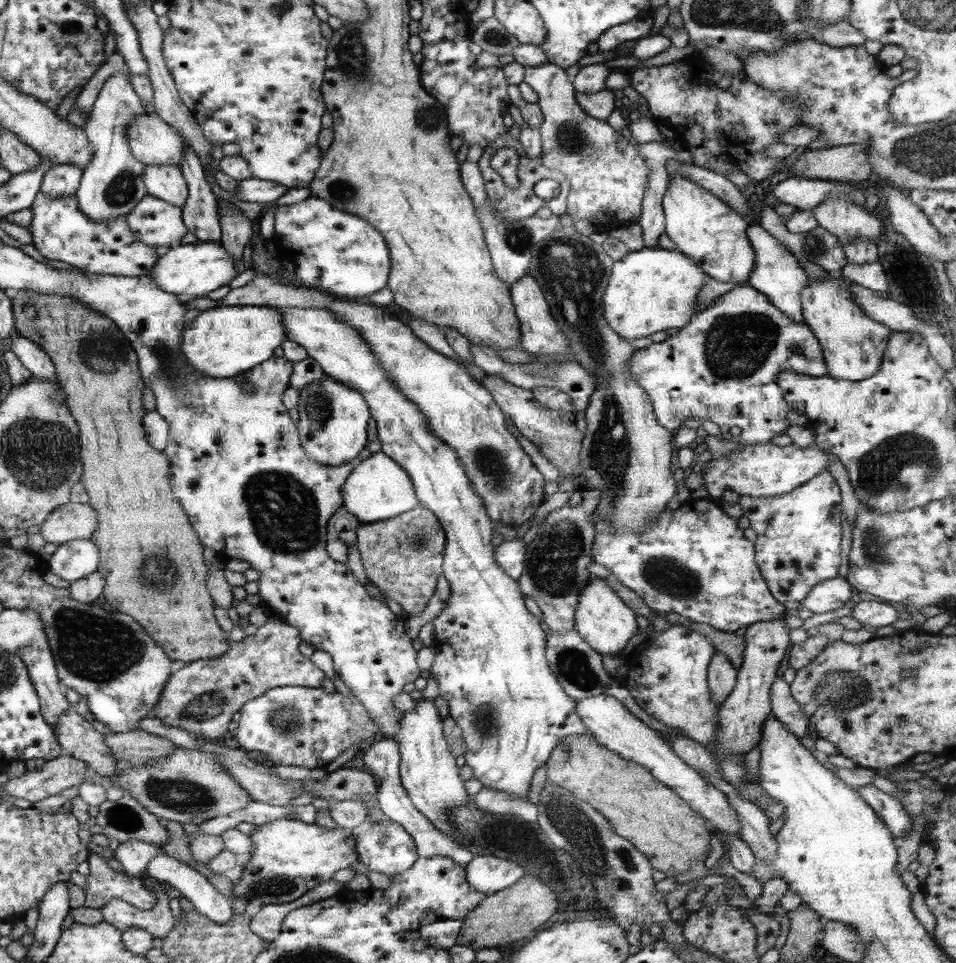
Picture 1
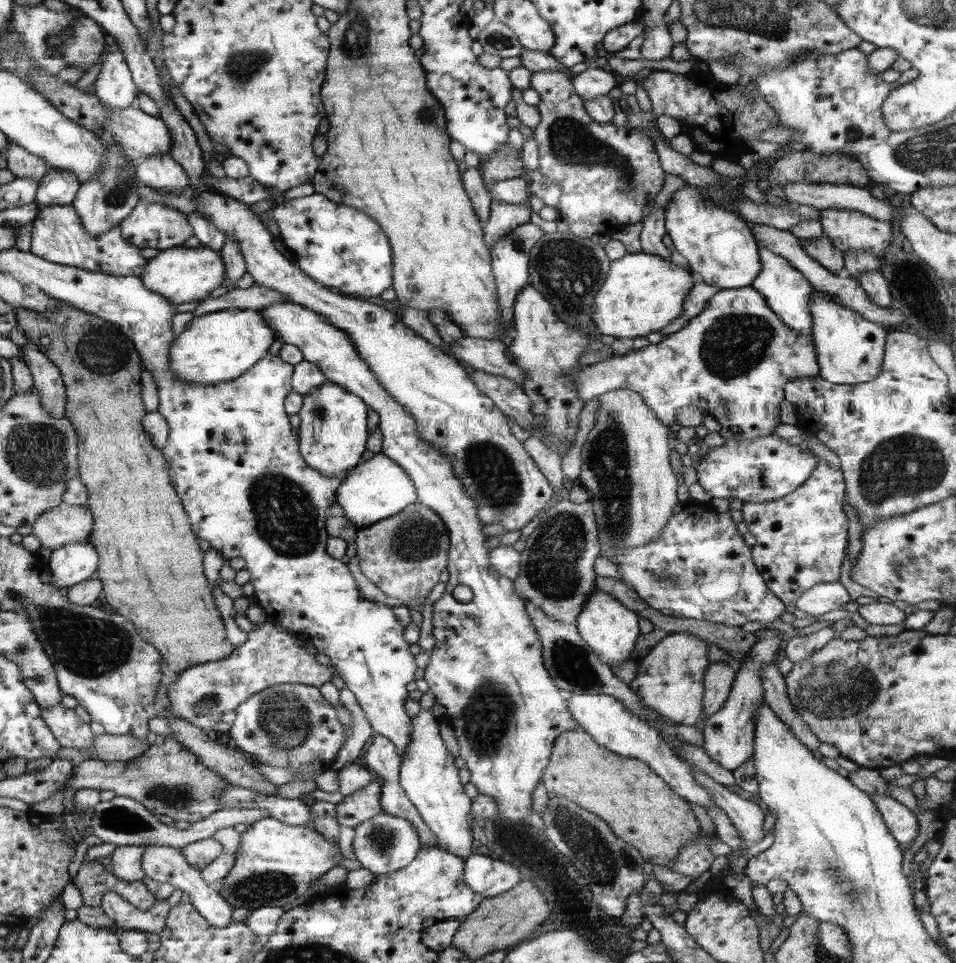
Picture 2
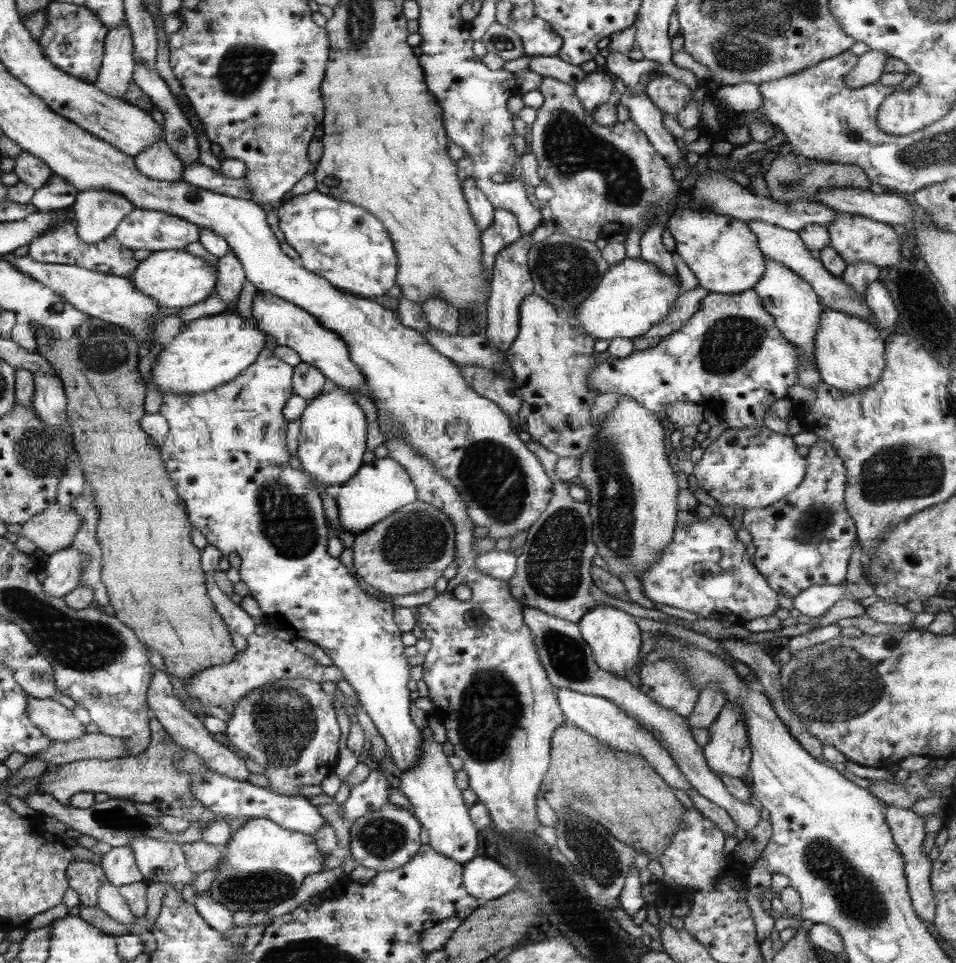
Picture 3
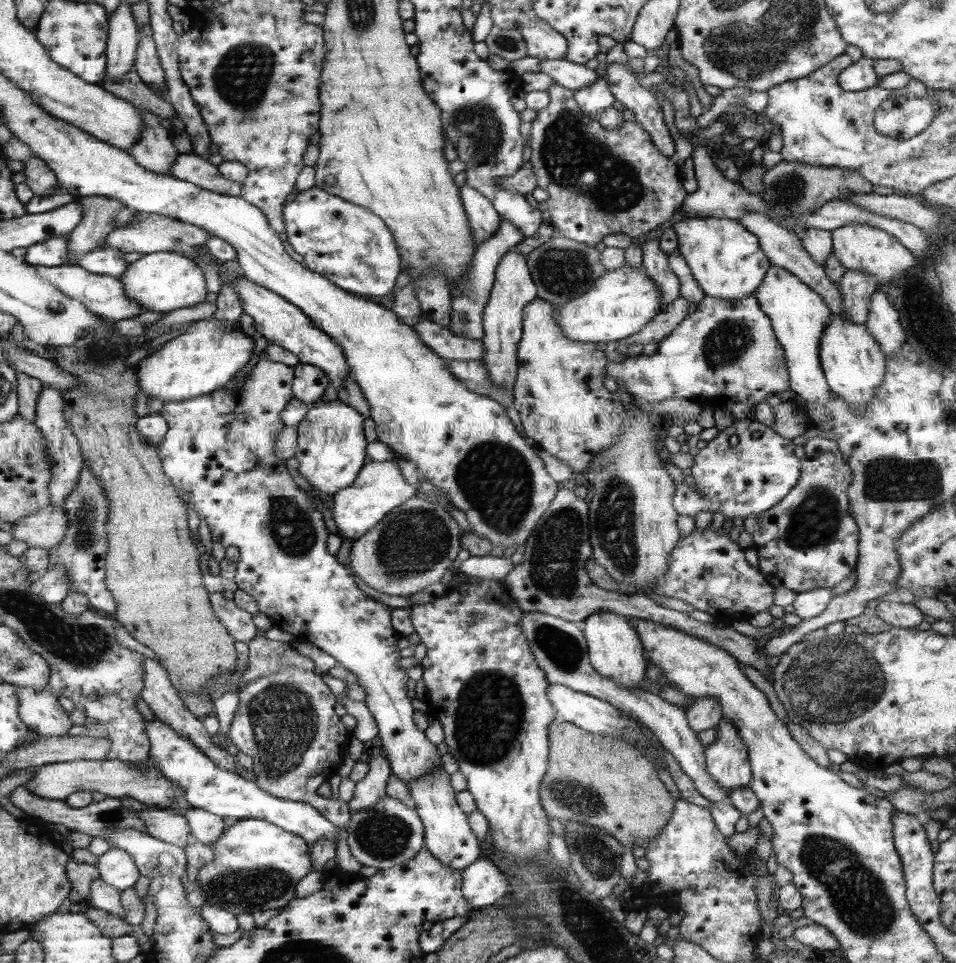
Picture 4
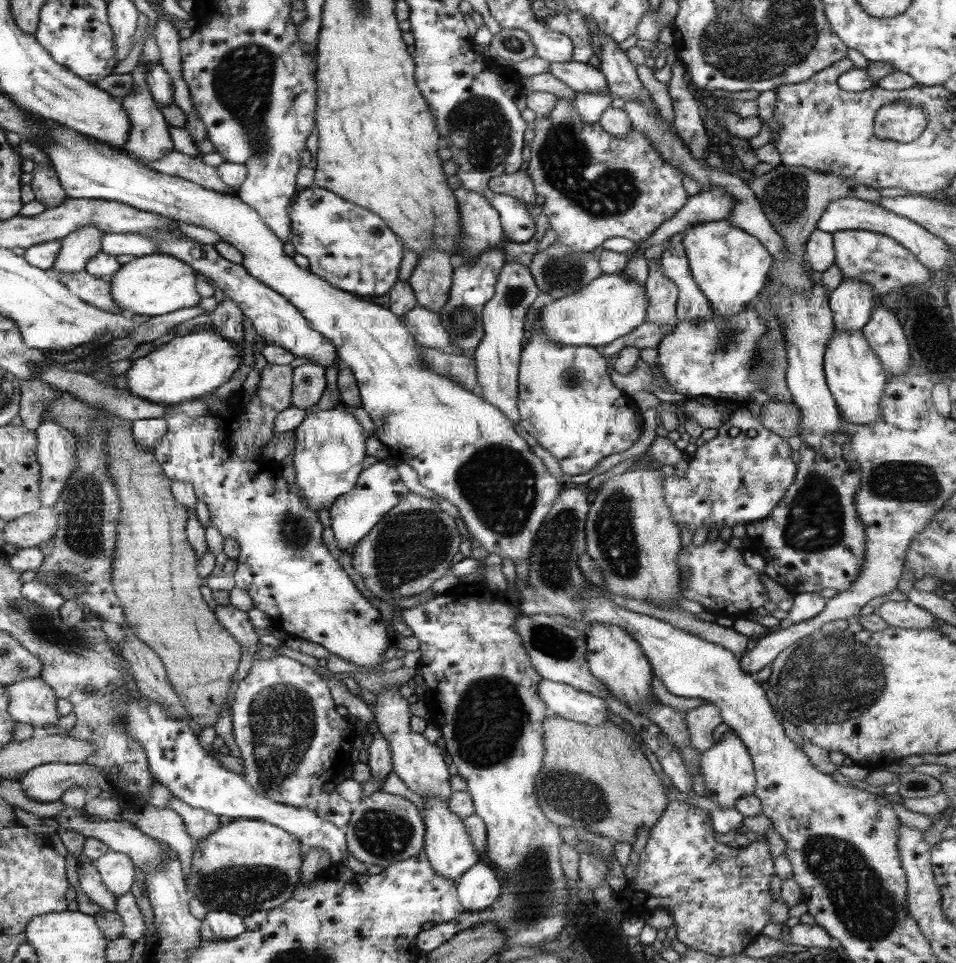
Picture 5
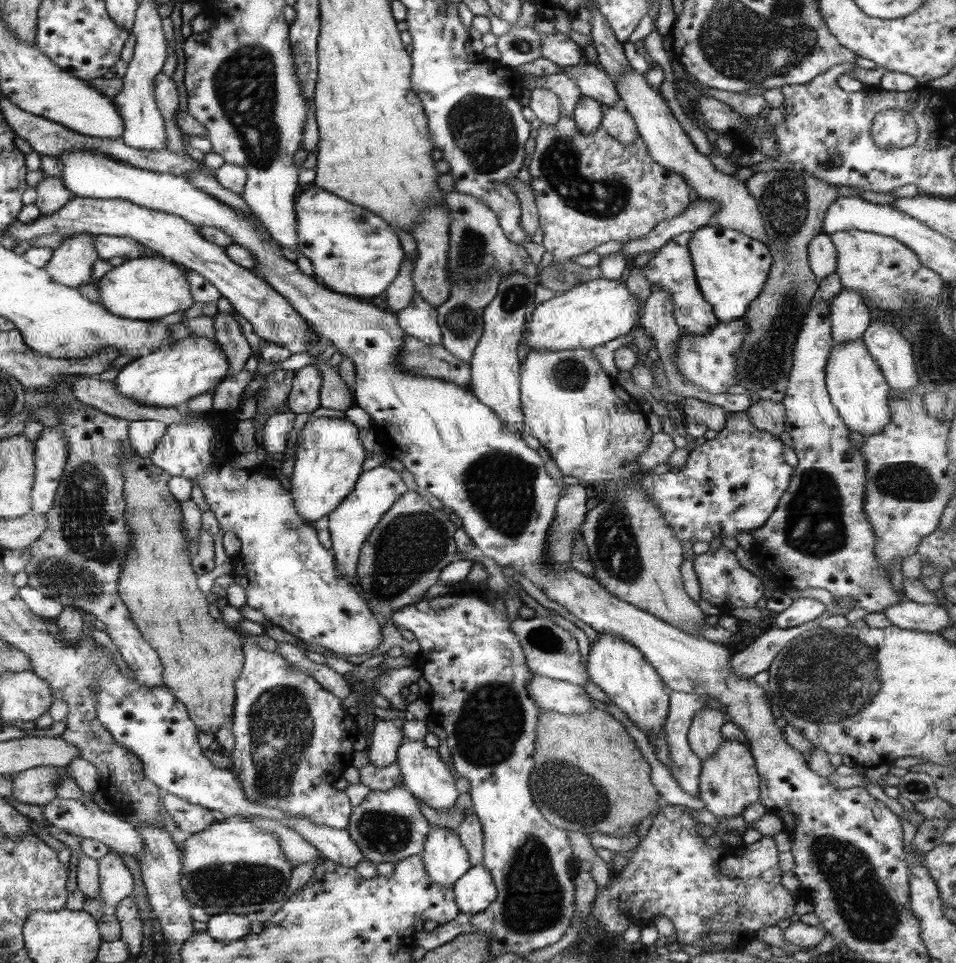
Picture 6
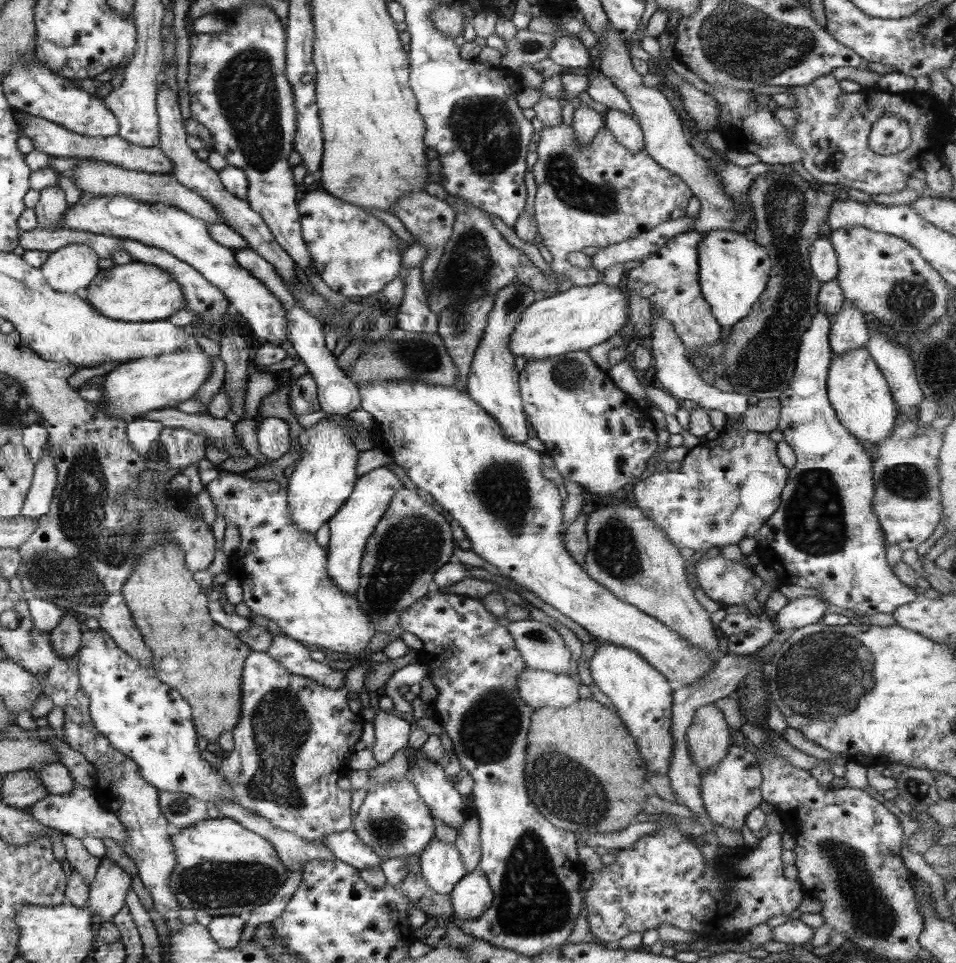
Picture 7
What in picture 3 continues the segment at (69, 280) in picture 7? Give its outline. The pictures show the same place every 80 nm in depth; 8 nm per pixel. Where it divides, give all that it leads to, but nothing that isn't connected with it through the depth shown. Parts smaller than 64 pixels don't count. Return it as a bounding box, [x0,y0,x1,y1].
[70,189,135,243]

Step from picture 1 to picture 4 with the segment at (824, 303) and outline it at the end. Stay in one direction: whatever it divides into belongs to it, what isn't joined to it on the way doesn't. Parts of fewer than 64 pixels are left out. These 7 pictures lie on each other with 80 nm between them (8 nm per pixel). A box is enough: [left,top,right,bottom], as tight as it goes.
[819,313,887,414]

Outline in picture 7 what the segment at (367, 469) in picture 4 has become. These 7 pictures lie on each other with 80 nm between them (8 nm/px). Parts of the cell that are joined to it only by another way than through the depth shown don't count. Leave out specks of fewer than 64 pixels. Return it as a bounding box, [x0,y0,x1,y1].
[327,467,404,595]

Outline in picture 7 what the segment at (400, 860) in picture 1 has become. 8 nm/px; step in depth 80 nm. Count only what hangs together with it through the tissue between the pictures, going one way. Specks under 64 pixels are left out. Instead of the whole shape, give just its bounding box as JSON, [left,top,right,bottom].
[354,776,435,859]

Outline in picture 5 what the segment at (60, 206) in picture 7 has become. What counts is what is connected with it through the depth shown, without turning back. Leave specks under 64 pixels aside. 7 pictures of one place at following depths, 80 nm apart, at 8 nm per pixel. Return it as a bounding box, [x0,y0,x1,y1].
[30,163,68,208]

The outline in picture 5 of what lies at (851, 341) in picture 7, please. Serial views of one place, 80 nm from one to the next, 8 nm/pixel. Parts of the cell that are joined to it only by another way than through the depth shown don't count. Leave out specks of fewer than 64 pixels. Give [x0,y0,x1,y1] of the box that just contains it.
[829,279,874,331]

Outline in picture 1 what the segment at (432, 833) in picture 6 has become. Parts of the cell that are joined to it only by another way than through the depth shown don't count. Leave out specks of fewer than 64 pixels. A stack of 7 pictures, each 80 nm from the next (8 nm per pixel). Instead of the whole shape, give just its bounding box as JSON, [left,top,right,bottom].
[395,700,468,838]

